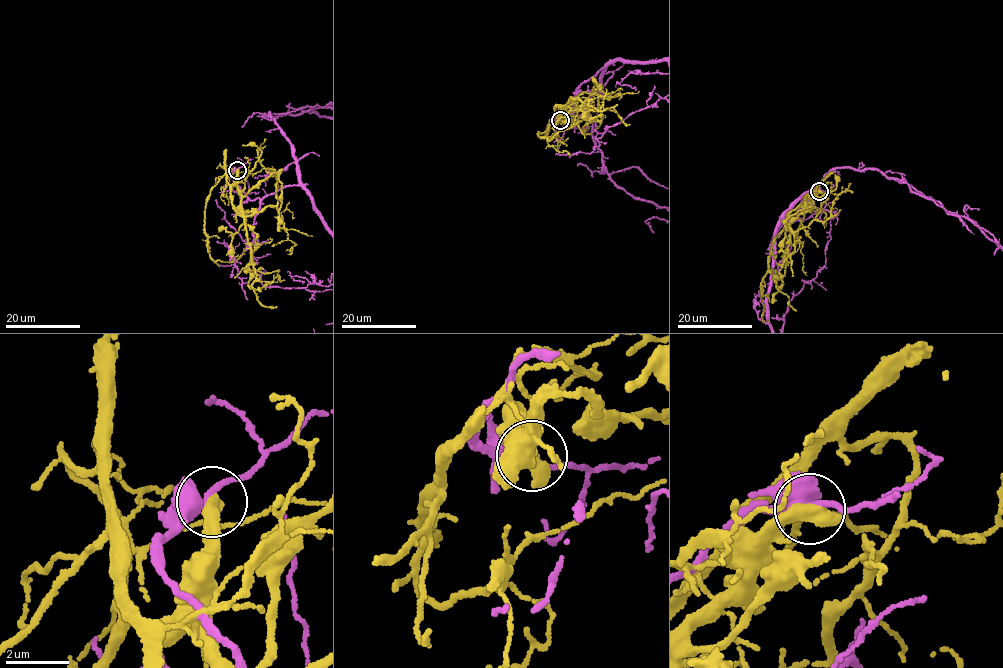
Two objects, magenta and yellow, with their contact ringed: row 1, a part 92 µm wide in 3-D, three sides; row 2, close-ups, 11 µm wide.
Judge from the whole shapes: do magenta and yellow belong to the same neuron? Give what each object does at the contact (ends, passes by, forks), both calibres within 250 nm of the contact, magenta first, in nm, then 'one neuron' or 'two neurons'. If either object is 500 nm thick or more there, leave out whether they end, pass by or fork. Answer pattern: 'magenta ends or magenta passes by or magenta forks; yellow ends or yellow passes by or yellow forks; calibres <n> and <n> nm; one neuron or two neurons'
calibres 400 and 600 nm; two neurons

